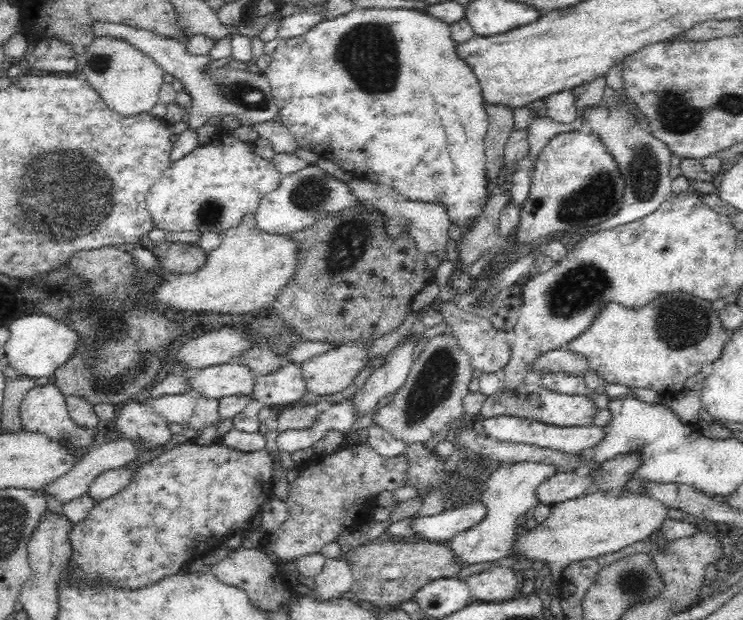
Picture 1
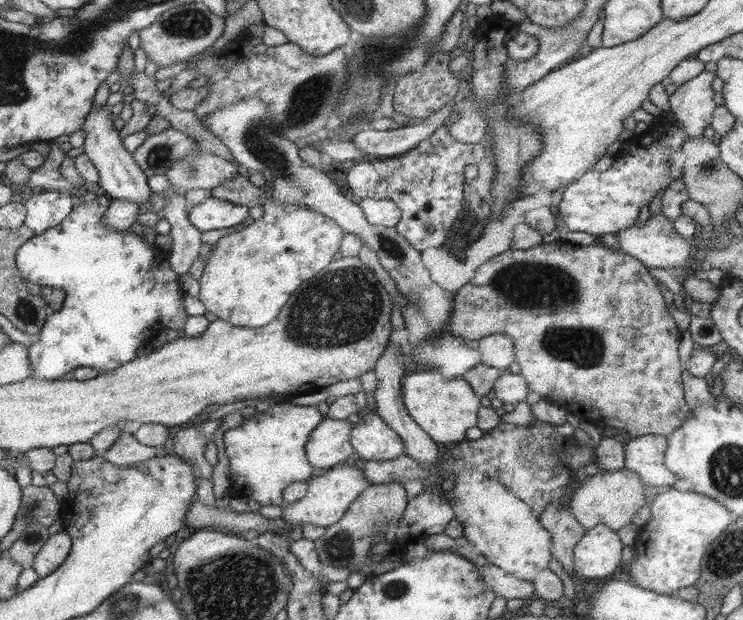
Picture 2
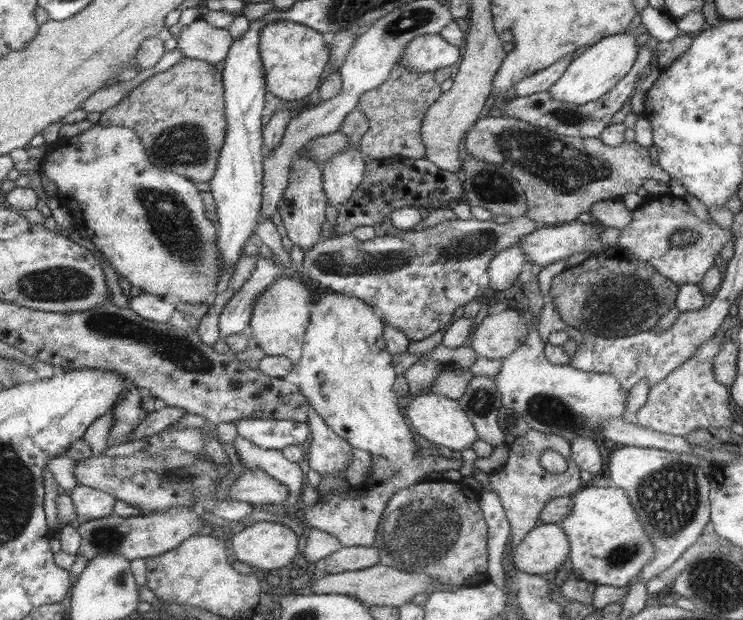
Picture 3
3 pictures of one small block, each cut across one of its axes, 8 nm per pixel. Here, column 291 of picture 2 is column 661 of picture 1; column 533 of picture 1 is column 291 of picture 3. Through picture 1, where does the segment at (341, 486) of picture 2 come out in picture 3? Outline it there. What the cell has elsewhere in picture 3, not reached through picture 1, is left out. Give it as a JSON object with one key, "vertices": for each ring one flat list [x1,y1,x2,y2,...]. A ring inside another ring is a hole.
{"vertices":[[258,521,240,530,230,539,237,561,272,571,292,562,297,554,297,536,281,523]]}

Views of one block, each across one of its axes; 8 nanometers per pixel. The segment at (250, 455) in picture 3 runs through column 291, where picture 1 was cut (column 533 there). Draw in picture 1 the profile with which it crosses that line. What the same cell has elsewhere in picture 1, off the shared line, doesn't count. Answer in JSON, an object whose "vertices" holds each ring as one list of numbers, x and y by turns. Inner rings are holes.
{"vertices":[[524,461,520,463,498,465,497,469,485,480,485,492,481,499,482,505,486,507,483,519,464,532,457,534,448,542,452,547,452,554,457,556,461,564,495,563,509,556,512,550,514,532,517,530,516,518,526,515,528,510,538,505,537,489,547,478,555,475,560,470,556,466]]}

